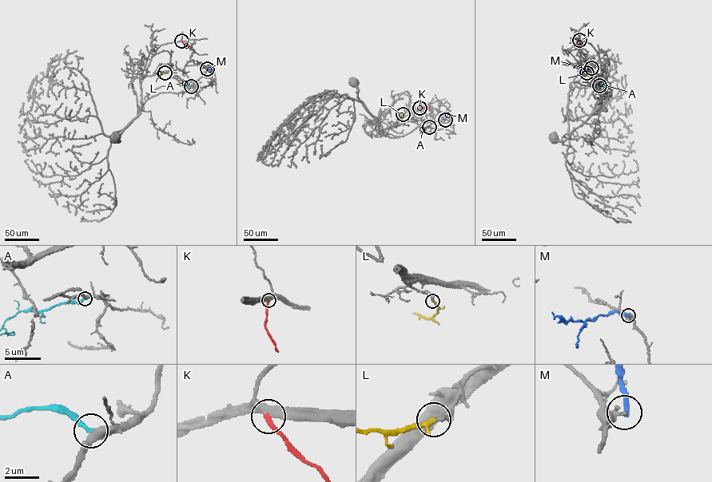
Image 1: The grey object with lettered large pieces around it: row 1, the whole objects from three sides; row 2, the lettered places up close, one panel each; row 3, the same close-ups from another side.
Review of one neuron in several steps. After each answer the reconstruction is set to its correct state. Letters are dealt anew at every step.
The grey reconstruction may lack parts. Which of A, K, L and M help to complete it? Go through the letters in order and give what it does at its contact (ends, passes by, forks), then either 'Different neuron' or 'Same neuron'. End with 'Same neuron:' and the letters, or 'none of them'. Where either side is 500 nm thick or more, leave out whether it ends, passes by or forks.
A: It ends there. Different neuron
K: It ends there. Different neuron
L: It ends there. Same neuron
M: It ends there. Different neuron
Same neuron: L

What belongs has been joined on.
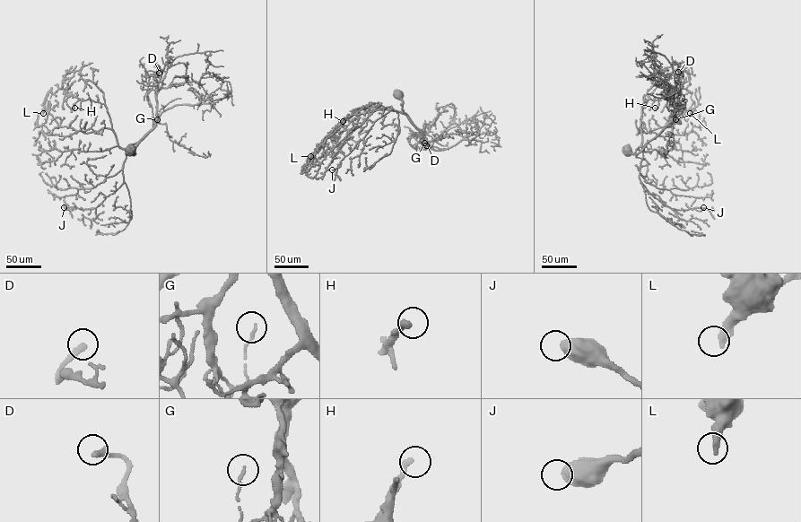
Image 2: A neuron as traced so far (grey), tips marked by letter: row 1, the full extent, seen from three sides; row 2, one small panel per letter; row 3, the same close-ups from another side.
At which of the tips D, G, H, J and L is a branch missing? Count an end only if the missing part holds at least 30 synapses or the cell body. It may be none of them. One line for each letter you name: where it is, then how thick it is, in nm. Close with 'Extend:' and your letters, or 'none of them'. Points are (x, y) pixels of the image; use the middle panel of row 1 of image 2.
Extend: none of them

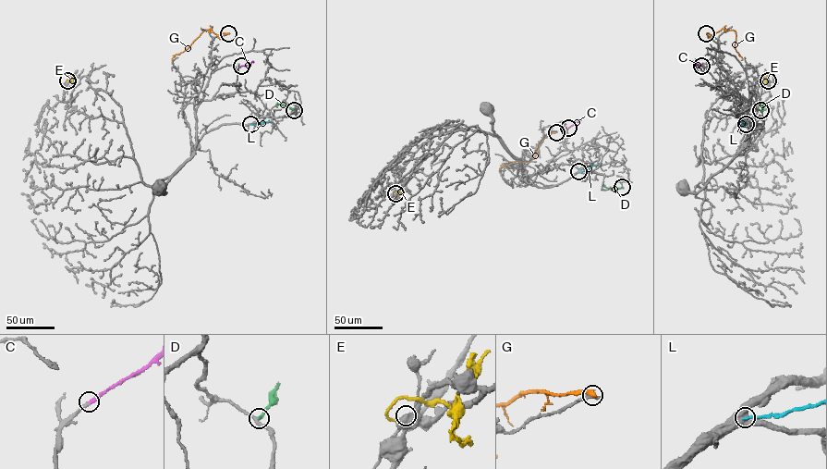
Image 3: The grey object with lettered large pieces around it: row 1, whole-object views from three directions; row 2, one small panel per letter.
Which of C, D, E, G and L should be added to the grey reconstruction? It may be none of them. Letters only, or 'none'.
C

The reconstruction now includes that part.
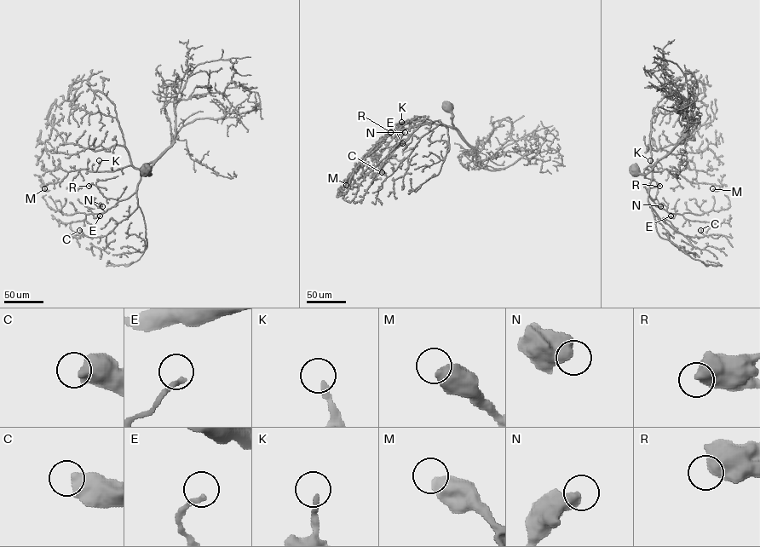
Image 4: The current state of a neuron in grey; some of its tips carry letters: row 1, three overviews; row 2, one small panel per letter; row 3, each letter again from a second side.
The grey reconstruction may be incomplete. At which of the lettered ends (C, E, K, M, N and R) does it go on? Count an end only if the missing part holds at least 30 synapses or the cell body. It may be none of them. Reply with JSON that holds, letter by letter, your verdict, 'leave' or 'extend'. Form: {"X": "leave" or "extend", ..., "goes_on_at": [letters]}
{"C": "leave", "E": "leave", "K": "leave", "M": "leave", "N": "leave", "R": "leave", "goes_on_at": []}

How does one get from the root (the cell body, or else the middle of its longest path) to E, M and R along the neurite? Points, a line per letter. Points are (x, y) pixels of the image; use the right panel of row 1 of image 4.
E: (635, 169), (646, 175), (656, 162), (649, 195), (660, 208), (675, 214), (673, 217), (670, 215)
M: (635, 169), (646, 175), (656, 162), (647, 169), (676, 170), (689, 181), (719, 187), (718, 190), (712, 188)
R: (635, 169), (646, 175), (656, 162), (649, 186), (649, 195), (653, 200), (658, 192), (657, 184), (659, 186)

